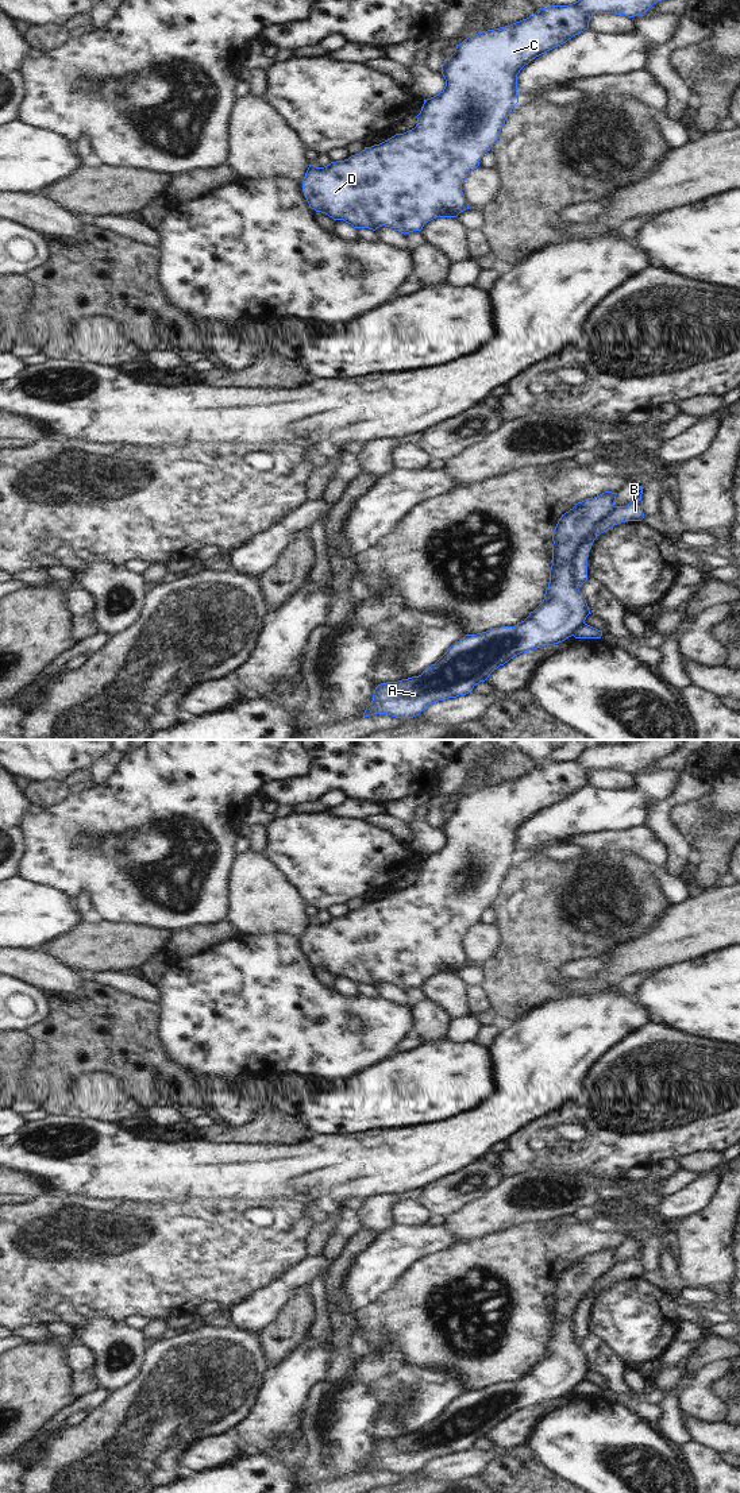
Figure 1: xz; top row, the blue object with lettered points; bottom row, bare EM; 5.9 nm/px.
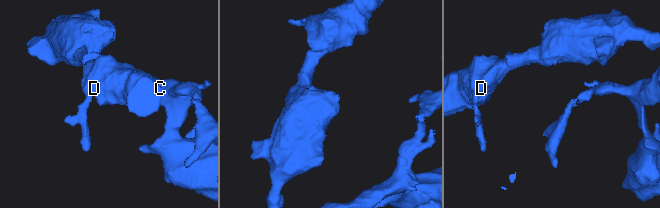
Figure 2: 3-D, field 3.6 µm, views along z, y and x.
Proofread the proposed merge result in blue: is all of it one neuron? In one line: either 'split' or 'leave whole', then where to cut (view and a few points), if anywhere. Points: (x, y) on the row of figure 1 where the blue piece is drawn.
split | xz (616, 506), (578, 550), (573, 563), (577, 586)

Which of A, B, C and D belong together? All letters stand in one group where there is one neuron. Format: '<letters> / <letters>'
A C D / B

